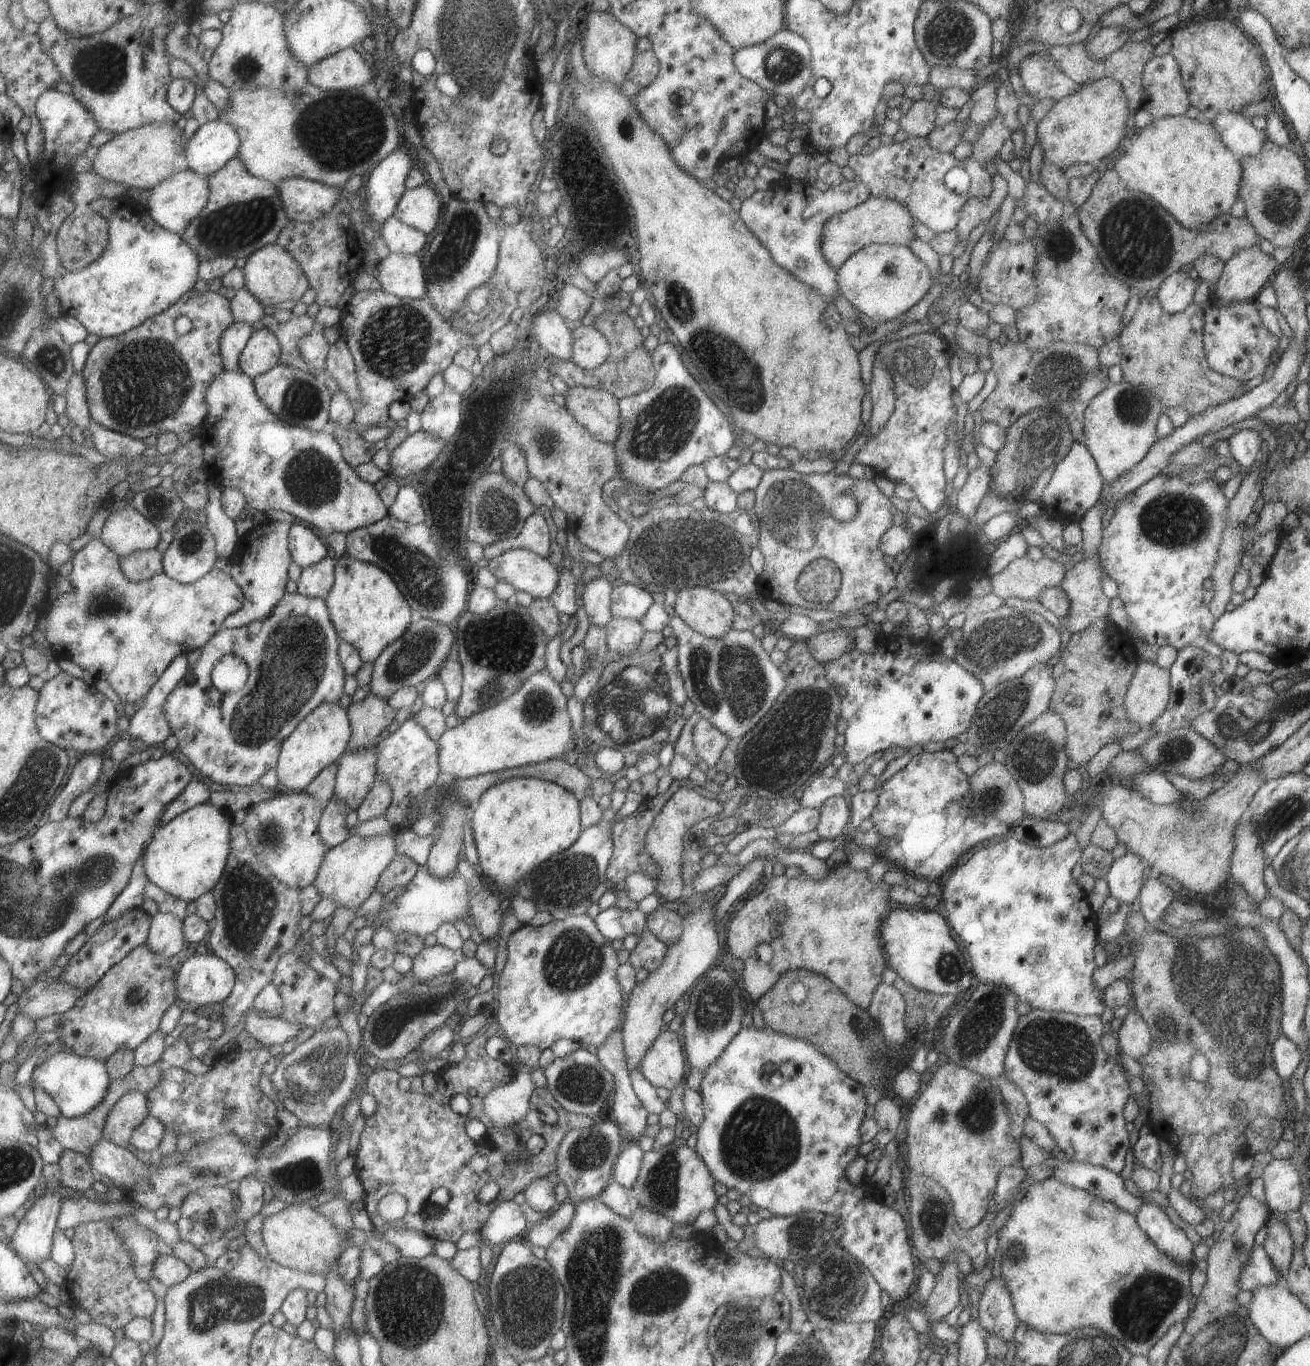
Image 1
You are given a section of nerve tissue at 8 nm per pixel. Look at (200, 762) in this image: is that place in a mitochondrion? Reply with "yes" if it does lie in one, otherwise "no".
no

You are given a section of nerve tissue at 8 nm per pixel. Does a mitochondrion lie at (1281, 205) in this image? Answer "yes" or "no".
yes

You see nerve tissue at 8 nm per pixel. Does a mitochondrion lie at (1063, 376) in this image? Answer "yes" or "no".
yes

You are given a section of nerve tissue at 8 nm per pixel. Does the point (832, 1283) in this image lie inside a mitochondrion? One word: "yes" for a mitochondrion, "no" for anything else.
yes

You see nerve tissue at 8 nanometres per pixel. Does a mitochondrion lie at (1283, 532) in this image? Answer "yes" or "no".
no

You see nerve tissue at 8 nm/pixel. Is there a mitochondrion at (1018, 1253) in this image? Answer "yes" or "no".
yes

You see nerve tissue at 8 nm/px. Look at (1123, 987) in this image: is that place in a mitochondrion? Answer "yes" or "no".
no

